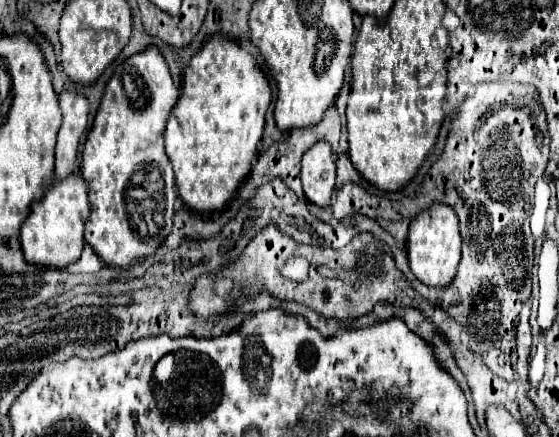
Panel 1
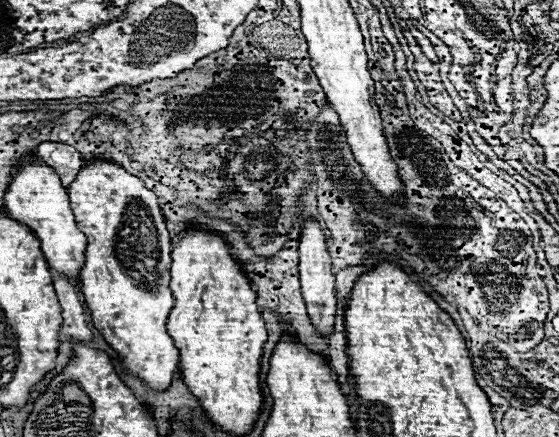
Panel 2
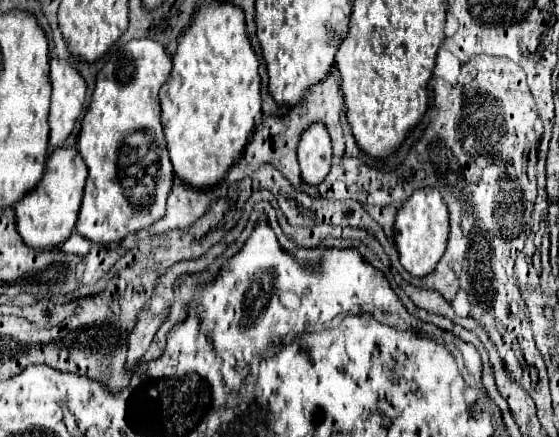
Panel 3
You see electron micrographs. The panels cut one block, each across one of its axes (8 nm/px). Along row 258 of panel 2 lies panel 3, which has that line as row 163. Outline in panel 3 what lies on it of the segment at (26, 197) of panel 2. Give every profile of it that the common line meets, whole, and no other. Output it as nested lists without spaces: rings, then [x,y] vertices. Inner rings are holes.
[[[56,148],[50,158],[46,160],[46,172],[40,184],[26,194],[20,202],[16,202],[16,228],[22,236],[24,244],[32,250],[52,250],[64,244],[68,236],[74,230],[74,224],[78,220],[80,202],[84,196],[84,184],[86,184],[86,164],[76,148]]]

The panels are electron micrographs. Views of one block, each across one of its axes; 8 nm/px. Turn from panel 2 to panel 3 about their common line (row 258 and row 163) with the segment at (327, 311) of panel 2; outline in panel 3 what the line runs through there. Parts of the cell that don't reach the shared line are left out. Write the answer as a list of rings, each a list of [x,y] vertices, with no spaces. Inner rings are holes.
[[[312,124],[304,130],[298,144],[298,162],[302,170],[302,180],[310,186],[318,186],[330,172],[332,146],[324,124]]]

